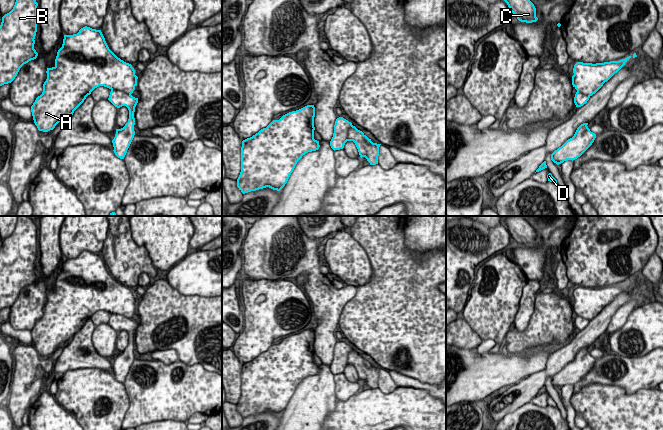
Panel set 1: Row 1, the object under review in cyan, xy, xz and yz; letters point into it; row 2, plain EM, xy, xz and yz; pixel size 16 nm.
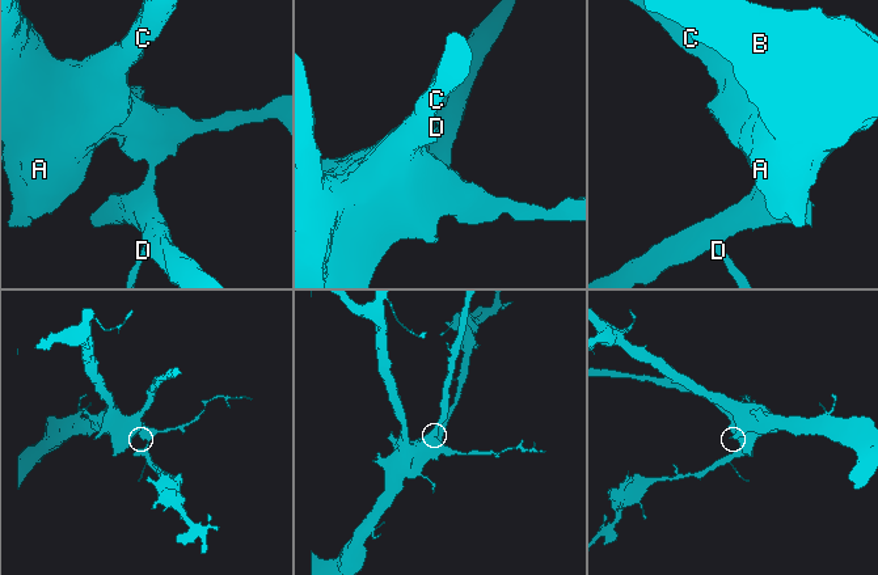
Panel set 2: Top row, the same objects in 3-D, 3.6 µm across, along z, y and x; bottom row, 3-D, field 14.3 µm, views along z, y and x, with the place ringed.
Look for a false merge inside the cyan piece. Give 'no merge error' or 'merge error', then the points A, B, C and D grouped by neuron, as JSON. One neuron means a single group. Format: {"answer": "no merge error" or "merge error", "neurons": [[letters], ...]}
{"answer": "merge error", "neurons": [["A", "B", "C"], ["D"]]}

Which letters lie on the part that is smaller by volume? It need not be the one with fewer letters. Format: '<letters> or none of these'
D

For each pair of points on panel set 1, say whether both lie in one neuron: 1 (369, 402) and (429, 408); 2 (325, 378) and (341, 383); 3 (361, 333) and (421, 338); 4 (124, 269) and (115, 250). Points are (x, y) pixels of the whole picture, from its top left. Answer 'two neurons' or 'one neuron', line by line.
1: one neuron
2: two neurons
3: one neuron
4: one neuron

